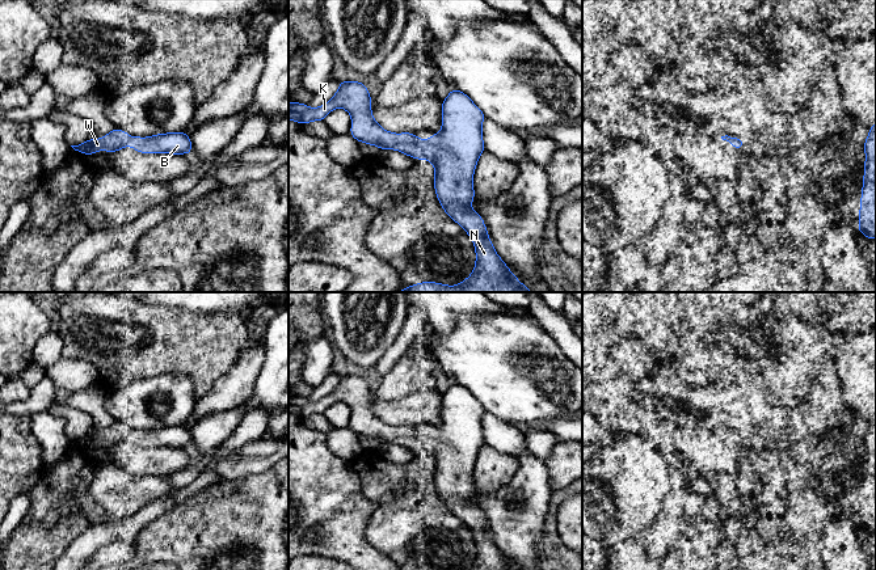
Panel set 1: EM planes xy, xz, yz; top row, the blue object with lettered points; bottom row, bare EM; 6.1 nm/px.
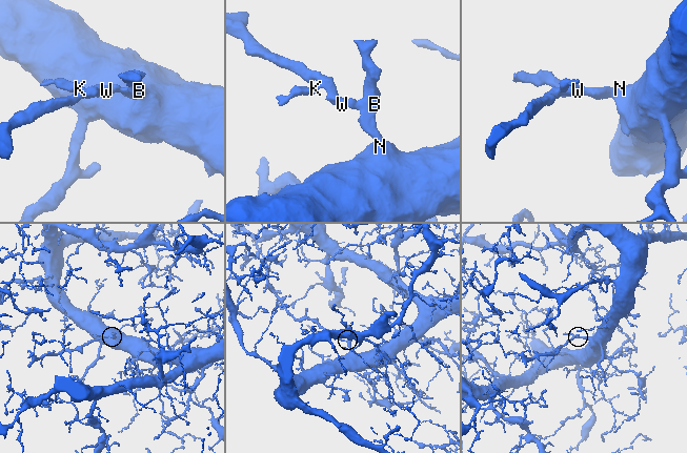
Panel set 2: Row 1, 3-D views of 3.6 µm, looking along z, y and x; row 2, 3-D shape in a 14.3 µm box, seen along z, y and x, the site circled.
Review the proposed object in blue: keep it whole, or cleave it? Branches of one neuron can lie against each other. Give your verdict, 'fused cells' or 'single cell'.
single cell

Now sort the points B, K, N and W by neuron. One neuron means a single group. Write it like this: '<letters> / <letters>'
B K N W

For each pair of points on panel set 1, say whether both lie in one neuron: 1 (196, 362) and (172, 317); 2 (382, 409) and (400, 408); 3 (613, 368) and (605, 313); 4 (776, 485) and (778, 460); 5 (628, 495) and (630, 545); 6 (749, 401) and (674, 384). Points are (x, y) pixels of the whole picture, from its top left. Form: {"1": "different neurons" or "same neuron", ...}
{"1": "same neuron", "2": "same neuron", "3": "same neuron", "4": "same neuron", "5": "different neurons", "6": "same neuron"}

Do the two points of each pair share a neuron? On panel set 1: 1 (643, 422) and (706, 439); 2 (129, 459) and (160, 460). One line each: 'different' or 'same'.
1: different
2: same

